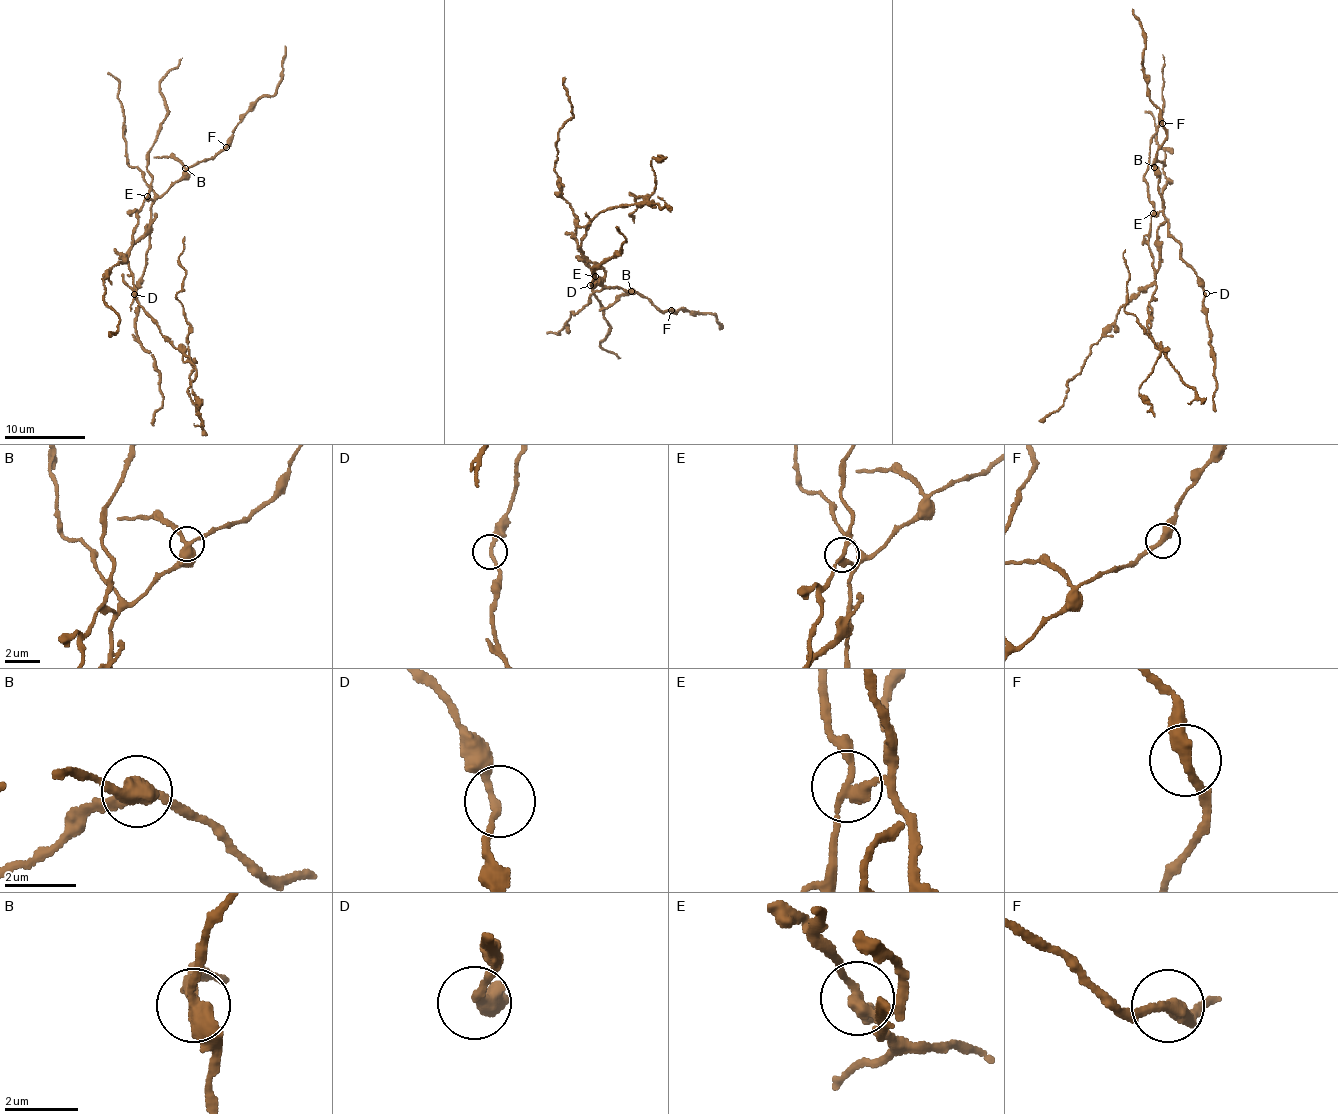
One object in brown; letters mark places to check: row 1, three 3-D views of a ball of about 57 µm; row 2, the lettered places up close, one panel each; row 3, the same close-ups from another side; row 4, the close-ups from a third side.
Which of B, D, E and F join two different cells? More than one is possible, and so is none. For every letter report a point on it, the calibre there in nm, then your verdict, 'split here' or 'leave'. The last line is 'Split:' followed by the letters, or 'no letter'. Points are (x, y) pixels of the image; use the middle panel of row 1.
B: at (631, 291); 360 nm thick; split here
D: at (590, 285); 190 nm thick; leave
E: at (595, 276); 240 nm thick; split here
F: at (671, 310); 320 nm thick; leave
Split: B, E

